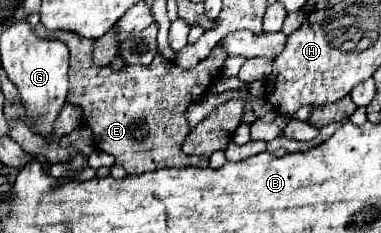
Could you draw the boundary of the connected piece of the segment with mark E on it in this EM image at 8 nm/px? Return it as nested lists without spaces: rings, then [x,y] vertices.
[[[42,23],[36,25],[36,33],[42,39],[60,39],[70,49],[70,89],[66,101],[82,109],[84,125],[92,129],[98,149],[112,153],[128,175],[142,175],[162,167],[208,167],[208,157],[190,157],[182,153],[180,145],[190,133],[186,109],[208,91],[212,79],[222,71],[228,59],[226,51],[214,47],[210,57],[192,69],[182,69],[156,55],[148,67],[124,65],[120,71],[114,71],[108,65],[94,65],[94,41],[90,39],[72,31],[46,31]]]

